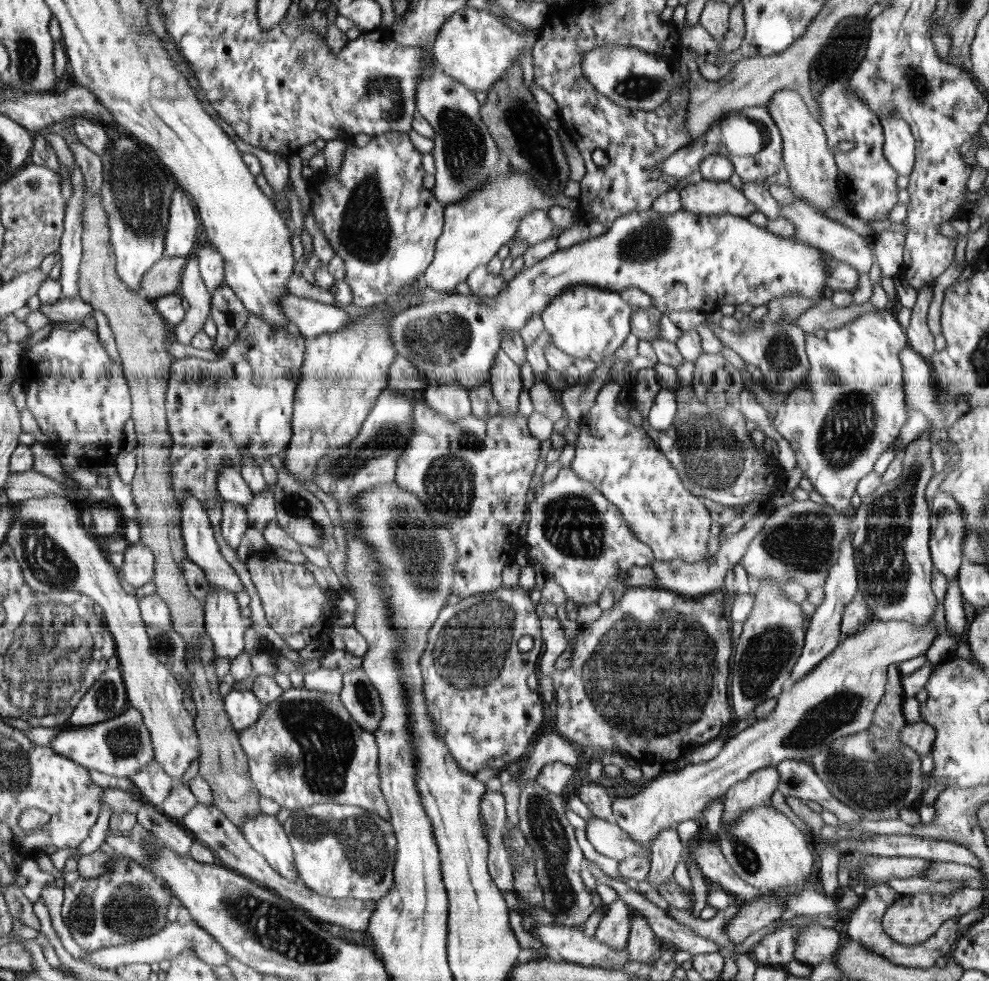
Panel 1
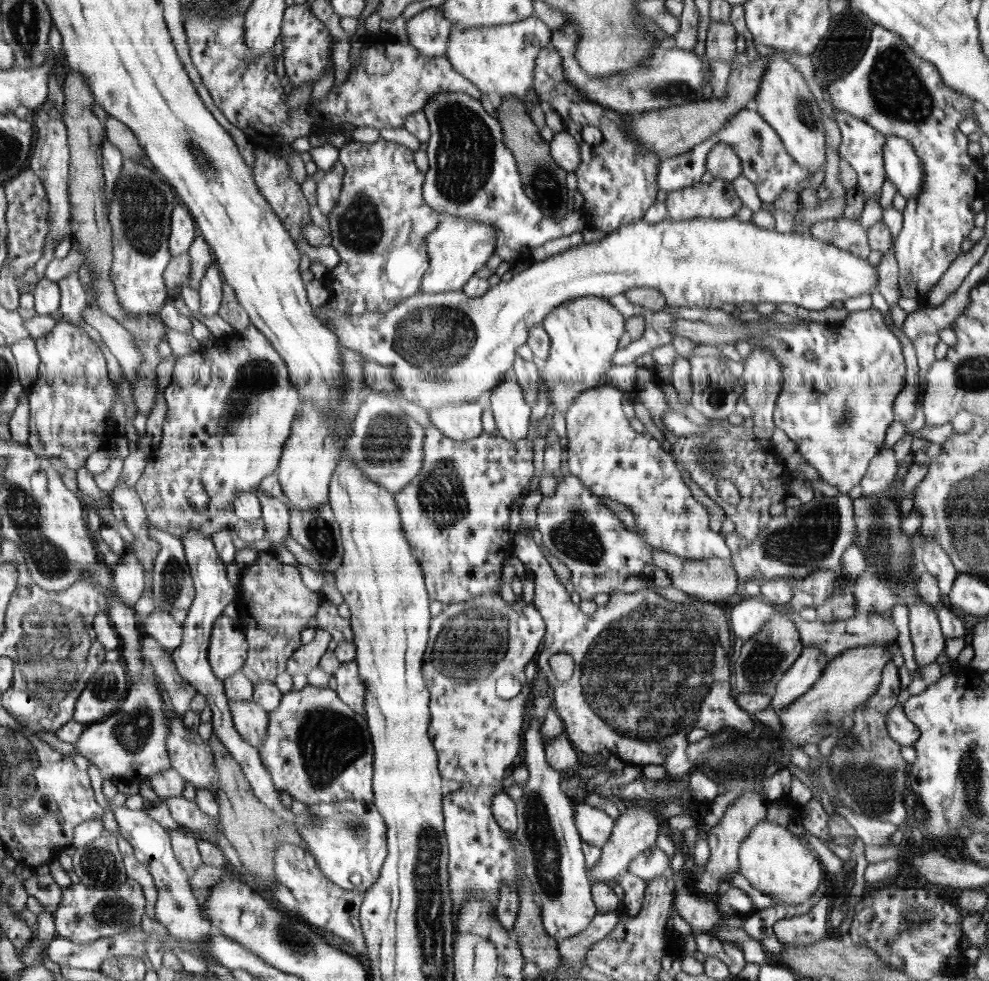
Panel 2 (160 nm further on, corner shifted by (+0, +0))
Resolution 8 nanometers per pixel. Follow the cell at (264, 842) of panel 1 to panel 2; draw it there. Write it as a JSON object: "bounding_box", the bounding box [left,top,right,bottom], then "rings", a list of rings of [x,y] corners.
{"bounding_box":[275,844,368,957],"rings":[[[281,844],[275,850],[275,870],[277,880],[287,886],[295,896],[299,906],[299,916],[320,930],[328,930],[342,940],[346,940],[360,957],[368,956],[367,941],[363,934],[359,910],[363,897],[358,891],[344,890],[344,887],[333,883],[320,868],[315,858],[301,847],[292,844]]]}

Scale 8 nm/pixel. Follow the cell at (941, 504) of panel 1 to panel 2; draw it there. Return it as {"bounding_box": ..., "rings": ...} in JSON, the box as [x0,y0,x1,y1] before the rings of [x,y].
{"bounding_box":[920,541,959,599],"rings":[[[924,541],[920,553],[920,564],[923,570],[932,574],[932,577],[936,577],[942,598],[947,599],[959,573],[954,569],[950,557],[942,550],[942,546],[936,541]]]}

